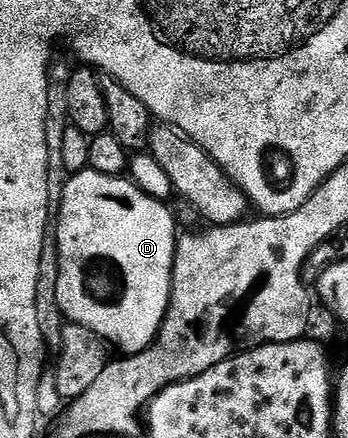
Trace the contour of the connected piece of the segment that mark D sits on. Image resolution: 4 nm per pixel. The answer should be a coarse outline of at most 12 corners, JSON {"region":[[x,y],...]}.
{"region":[[71,175],[56,302],[121,355],[159,338],[176,222],[127,177]]}

